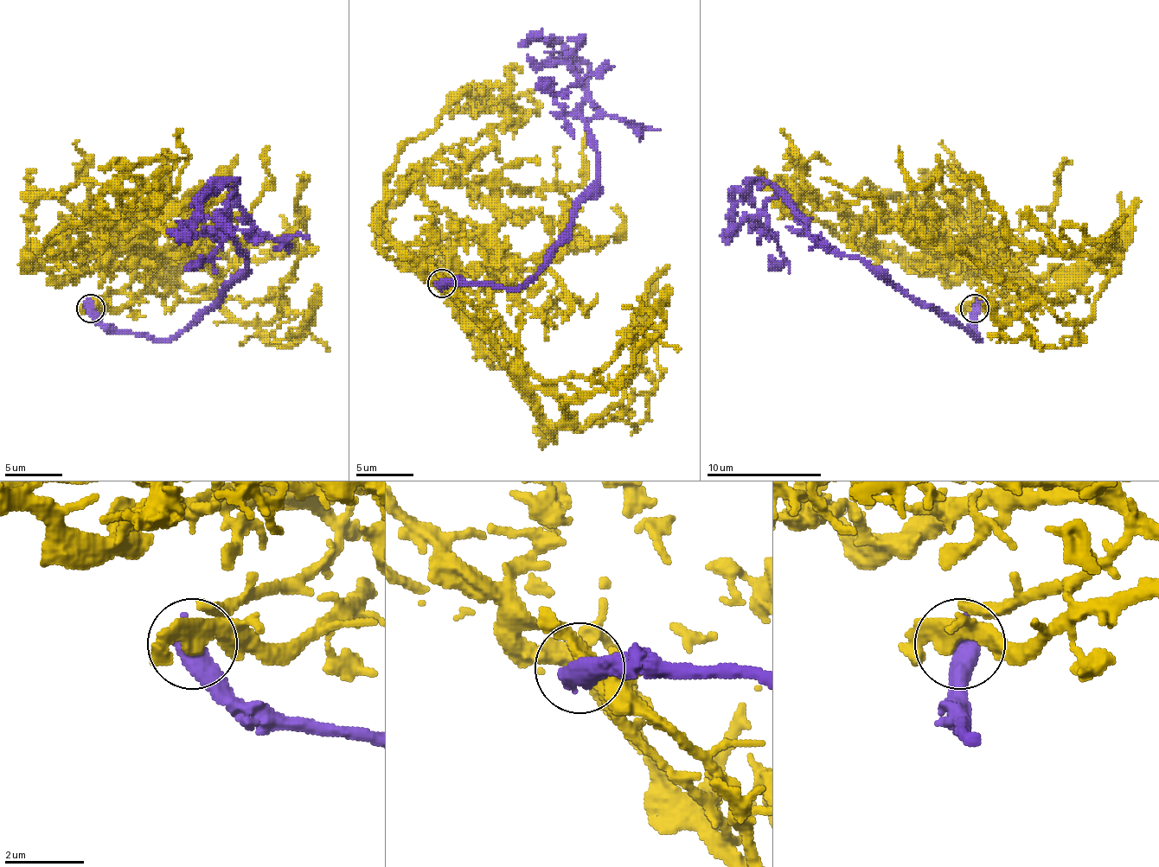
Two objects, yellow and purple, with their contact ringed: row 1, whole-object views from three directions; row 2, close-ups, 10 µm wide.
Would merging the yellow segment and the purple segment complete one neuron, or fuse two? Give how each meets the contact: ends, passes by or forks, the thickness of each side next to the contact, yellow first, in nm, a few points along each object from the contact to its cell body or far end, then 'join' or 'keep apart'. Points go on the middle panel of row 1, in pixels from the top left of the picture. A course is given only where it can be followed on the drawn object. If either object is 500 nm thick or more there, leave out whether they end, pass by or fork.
340/650 nm | yellow via (441, 282), (487, 334), (490, 348), (545, 417), (559, 426), (585, 426), (623, 398), (657, 268) | purple via (441, 282), (521, 288), (597, 179), (597, 144), (582, 118), (588, 66), (573, 63), (545, 41), (519, 46) | keep apart

